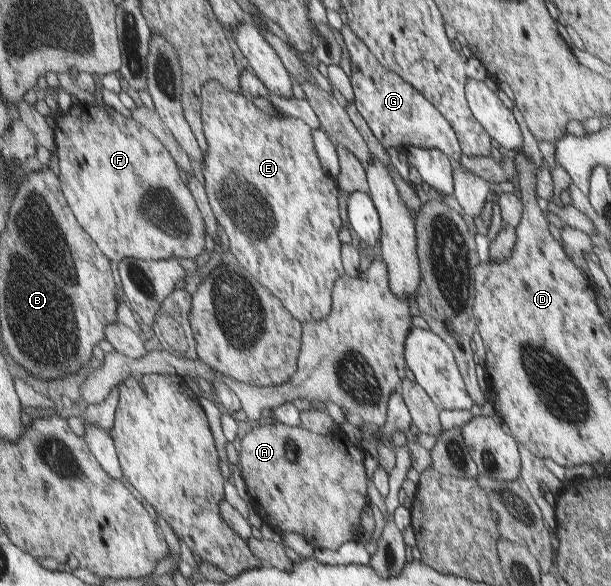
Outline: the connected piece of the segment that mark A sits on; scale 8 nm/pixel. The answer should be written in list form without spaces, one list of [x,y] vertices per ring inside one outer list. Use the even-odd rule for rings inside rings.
[[[261,421],[261,423],[253,427],[248,434],[244,434],[244,437],[240,440],[237,447],[237,452],[239,472],[245,485],[245,492],[247,493],[245,500],[252,505],[252,508],[260,519],[268,525],[272,531],[279,535],[286,532],[286,530],[296,532],[301,534],[306,540],[306,543],[312,548],[327,549],[330,551],[337,550],[338,546],[341,546],[344,542],[356,540],[354,539],[354,534],[356,534],[358,530],[361,530],[361,528],[358,528],[358,524],[354,524],[354,522],[358,522],[358,514],[360,514],[360,510],[362,510],[364,504],[366,504],[366,476],[368,473],[367,470],[364,470],[366,466],[364,454],[362,454],[352,442],[349,442],[344,434],[337,435],[332,433],[330,435],[320,435],[308,431],[302,426],[286,426],[274,421]]]

